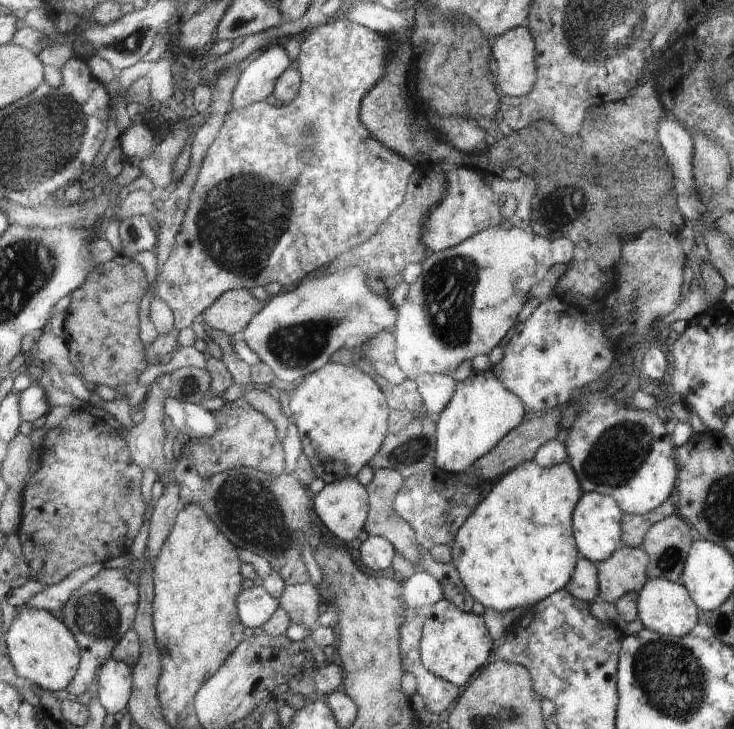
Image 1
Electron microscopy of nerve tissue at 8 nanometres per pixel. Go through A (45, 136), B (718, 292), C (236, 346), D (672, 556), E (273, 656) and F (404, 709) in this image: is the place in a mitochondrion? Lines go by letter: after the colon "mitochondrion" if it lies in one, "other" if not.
A: mitochondrion
B: other
C: other
D: mitochondrion
E: other
F: other

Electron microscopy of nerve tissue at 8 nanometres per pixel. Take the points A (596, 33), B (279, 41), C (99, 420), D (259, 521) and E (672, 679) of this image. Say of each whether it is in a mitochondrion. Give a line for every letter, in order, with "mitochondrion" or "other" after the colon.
A: mitochondrion
B: other
C: other
D: mitochondrion
E: mitochondrion

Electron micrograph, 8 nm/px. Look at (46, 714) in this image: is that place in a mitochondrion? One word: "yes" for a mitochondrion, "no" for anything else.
no

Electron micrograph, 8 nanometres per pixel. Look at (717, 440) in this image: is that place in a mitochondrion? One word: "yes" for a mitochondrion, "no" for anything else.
no

